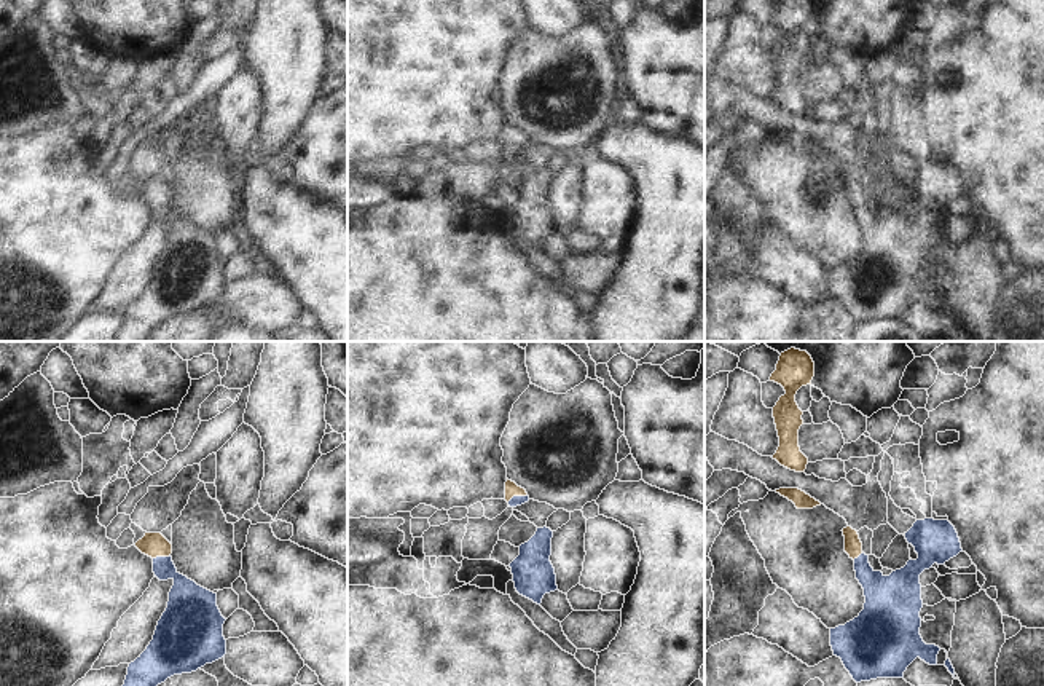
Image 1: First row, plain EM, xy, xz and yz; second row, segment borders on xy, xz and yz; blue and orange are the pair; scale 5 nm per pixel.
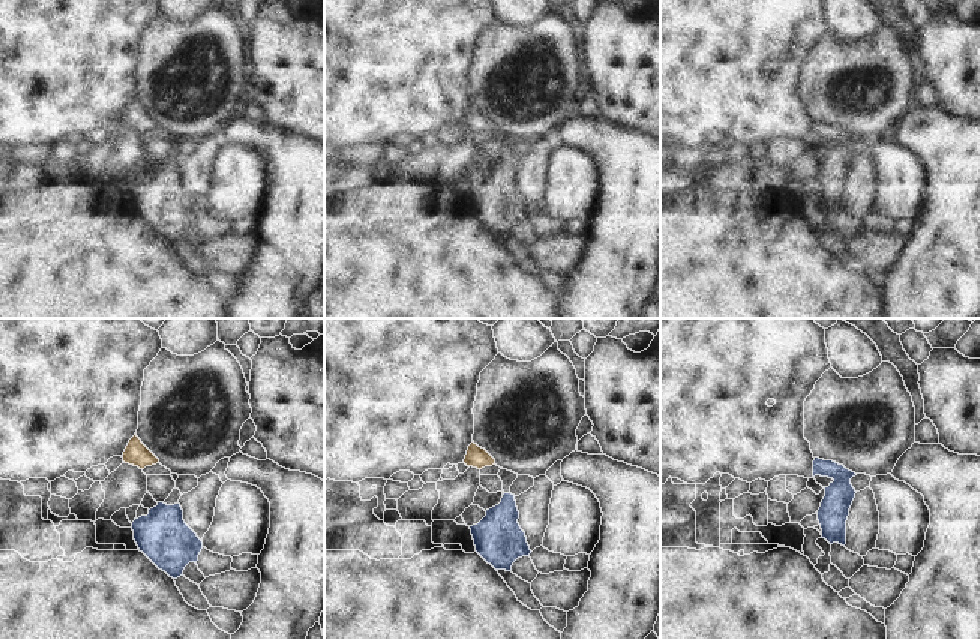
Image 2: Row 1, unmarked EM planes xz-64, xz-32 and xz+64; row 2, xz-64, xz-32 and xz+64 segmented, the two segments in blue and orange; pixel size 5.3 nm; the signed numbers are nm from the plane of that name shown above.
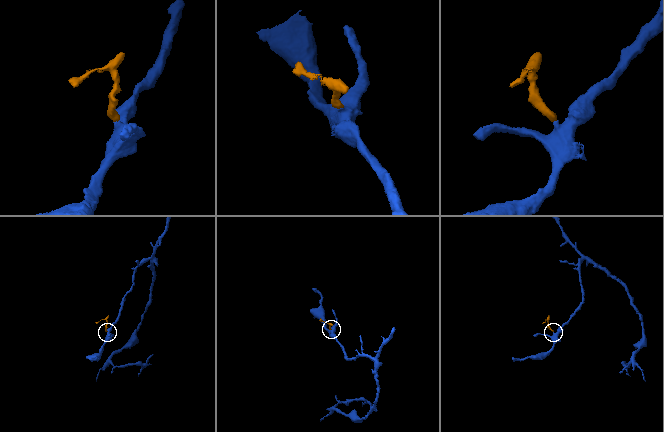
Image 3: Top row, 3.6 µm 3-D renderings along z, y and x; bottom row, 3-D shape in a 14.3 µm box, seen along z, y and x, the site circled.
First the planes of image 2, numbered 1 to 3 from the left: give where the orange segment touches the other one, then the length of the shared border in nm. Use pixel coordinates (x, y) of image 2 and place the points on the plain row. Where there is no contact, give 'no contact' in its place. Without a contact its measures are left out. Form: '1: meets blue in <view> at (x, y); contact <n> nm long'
1: no contact
2: no contact
3: no contact

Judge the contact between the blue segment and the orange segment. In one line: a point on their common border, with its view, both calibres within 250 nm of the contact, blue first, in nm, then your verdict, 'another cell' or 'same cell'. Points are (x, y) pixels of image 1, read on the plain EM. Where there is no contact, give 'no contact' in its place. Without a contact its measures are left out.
xz (517, 139) | 50/70 nm | same cell

